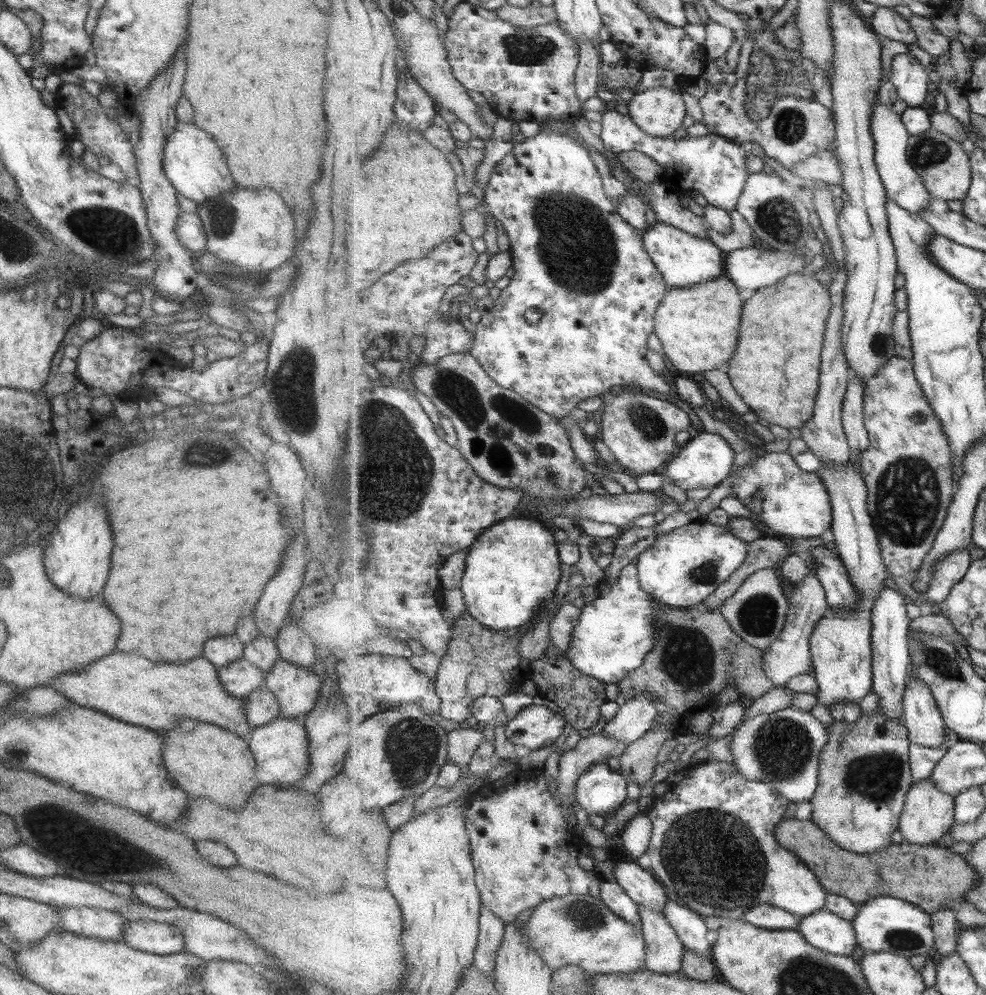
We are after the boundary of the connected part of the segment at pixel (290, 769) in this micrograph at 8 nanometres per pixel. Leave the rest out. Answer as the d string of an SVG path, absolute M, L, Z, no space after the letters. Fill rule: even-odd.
M275 717L263 726L254 727L246 739L255 762L254 774L260 784L294 787L305 777L309 746L302 719Z

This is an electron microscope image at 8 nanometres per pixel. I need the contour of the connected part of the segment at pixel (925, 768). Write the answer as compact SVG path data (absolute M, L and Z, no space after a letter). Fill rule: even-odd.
M948 725L945 727L947 727L947 742L939 748L929 748L929 746L910 743L910 764L912 765L914 784L929 779L937 764L949 752L949 748L961 740L955 730L951 730Z

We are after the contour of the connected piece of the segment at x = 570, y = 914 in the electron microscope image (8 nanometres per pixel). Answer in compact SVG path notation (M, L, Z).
M565 895L555 897L541 903L525 922L527 944L539 952L539 956L549 964L554 971L564 966L575 964L581 966L588 974L632 973L646 968L647 942L641 928L617 916L601 897L589 895Z

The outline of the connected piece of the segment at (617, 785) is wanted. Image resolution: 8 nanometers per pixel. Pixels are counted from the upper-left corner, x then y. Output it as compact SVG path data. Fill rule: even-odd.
M597 763L591 766L579 779L576 800L589 815L610 817L619 808L629 802L627 798L627 778L619 771L615 771L607 763Z

